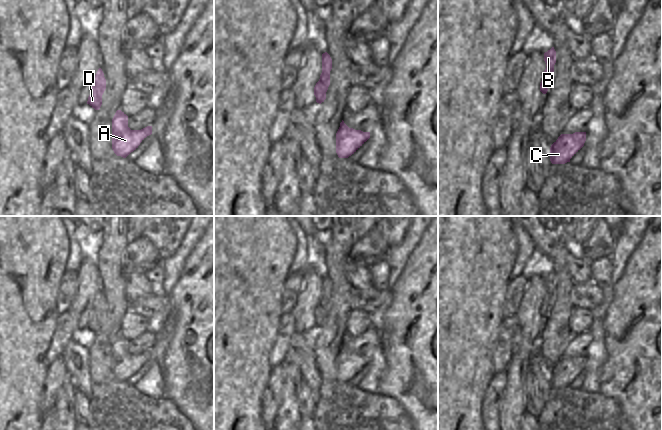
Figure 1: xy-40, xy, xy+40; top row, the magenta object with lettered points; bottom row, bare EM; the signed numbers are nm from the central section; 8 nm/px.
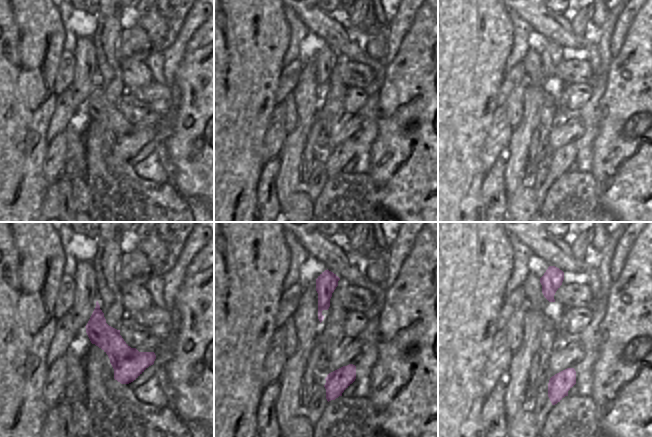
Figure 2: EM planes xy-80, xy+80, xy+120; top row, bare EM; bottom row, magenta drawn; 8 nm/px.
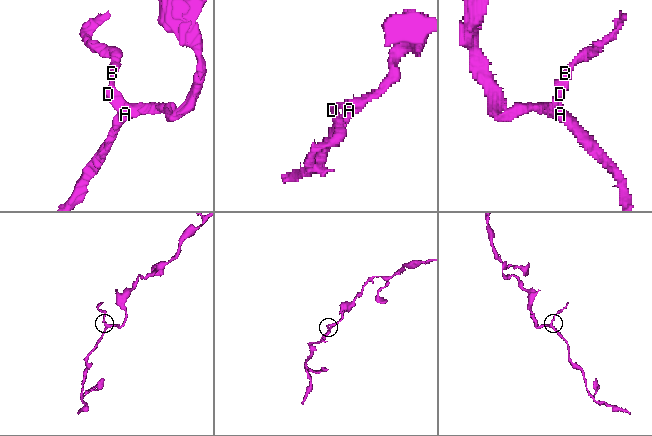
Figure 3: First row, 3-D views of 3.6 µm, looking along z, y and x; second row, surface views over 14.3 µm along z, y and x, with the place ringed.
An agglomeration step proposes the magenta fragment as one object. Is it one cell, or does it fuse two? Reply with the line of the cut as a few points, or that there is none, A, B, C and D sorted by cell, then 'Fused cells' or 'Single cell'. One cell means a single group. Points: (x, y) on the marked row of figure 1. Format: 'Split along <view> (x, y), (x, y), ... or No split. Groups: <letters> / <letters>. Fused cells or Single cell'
No split. Groups: A B C D. Single cell

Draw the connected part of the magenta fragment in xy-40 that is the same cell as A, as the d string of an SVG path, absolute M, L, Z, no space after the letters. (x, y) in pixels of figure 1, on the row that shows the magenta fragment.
M121 110L116 111L112 119L112 149L117 156L126 158L151 134L152 126L131 130L128 127L128 116Z

